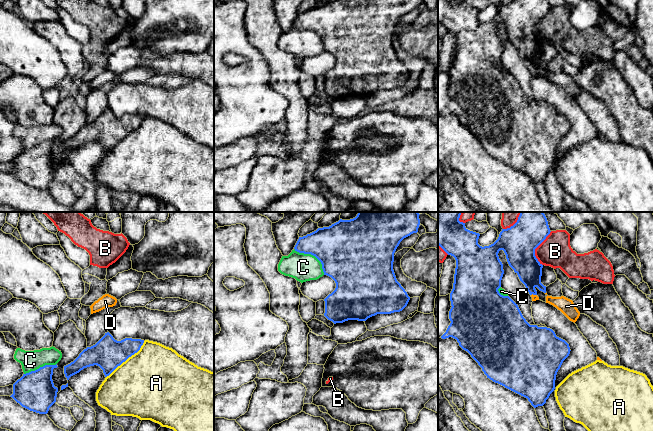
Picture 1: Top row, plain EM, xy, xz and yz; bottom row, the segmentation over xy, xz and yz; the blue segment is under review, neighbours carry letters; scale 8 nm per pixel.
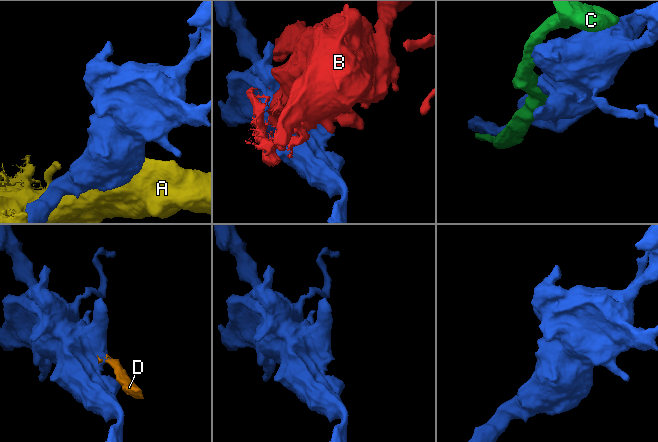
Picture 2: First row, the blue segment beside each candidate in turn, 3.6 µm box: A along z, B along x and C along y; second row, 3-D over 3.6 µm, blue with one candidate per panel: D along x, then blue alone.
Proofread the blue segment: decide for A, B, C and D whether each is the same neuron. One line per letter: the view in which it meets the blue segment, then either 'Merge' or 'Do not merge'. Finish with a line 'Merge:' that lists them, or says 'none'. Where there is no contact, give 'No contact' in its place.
A: Touches blue in xy. Do not merge
B: Touches blue in yz. Do not merge
C: Touches blue in xz. Do not merge
D: Touches blue in yz. Merge
Merge: D

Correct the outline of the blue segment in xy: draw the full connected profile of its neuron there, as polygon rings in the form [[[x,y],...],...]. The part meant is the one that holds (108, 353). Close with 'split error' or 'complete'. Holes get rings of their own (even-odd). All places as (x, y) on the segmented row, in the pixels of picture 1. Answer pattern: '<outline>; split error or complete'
[[[107,332],[93,346],[84,349],[70,364],[64,366],[64,374],[67,380],[84,368],[97,365],[105,375],[109,376],[118,366],[129,357],[137,353],[144,340],[125,338],[117,341]]]; complete

